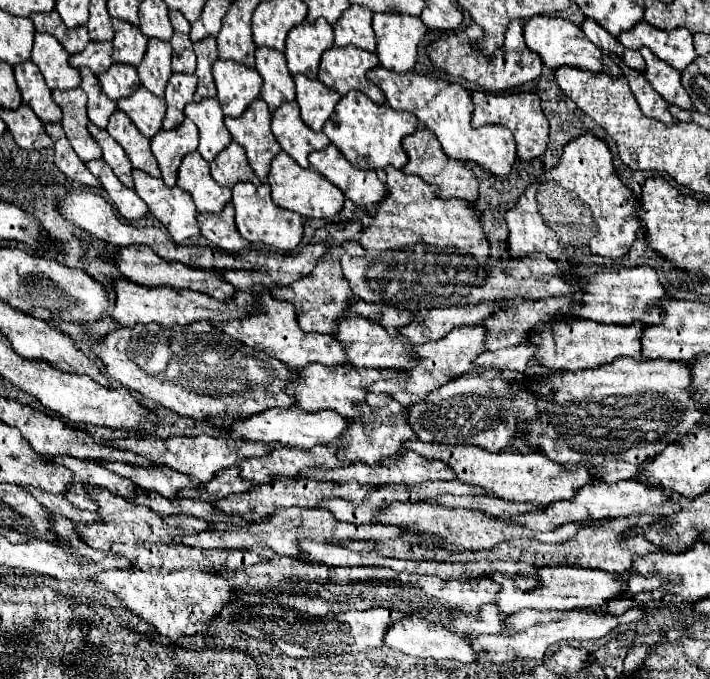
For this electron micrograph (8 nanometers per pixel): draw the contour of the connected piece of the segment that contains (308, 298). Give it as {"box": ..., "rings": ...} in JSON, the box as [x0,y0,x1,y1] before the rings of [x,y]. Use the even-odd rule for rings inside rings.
{"box":[274,251,352,335],"rings":[[[340,251],[326,253],[316,263],[312,273],[304,275],[302,279],[298,279],[296,283],[292,283],[288,287],[276,289],[274,297],[278,297],[280,301],[290,301],[296,307],[296,315],[298,315],[298,323],[300,323],[302,331],[318,331],[318,333],[334,335],[334,327],[338,327],[338,319],[342,319],[352,305],[352,289],[350,289],[346,277],[342,275]]]}

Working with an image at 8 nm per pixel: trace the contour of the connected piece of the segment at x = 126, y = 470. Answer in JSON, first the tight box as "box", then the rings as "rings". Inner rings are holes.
{"box":[102,461,198,499],"rings":[[[112,461],[112,463],[102,463],[106,467],[110,467],[110,471],[130,477],[138,487],[160,493],[168,499],[176,499],[180,489],[194,489],[198,487],[198,483],[194,483],[190,477],[170,469],[170,467],[154,467],[154,469],[144,469],[138,465],[128,465],[128,463],[120,463],[120,461]]]}

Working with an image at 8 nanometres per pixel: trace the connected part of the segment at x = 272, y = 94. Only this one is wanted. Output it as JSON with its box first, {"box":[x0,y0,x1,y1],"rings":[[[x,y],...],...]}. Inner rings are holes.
{"box":[256,47,294,111],"rings":[[[266,47],[256,49],[256,71],[264,79],[260,97],[268,103],[270,111],[276,111],[286,101],[294,101],[294,81],[286,67],[284,53]]]}

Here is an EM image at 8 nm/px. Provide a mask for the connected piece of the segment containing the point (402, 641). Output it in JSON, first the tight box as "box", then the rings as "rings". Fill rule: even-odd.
{"box":[384,617,474,663],"rings":[[[406,617],[402,621],[394,621],[388,631],[386,631],[386,637],[384,637],[384,643],[388,647],[394,647],[394,649],[400,649],[402,653],[412,653],[416,657],[432,657],[432,659],[458,659],[458,661],[464,661],[464,663],[470,663],[474,661],[474,649],[470,647],[470,643],[466,643],[466,635],[462,633],[456,633],[456,631],[450,631],[446,627],[438,627],[438,625],[432,625],[424,619],[414,619],[412,617]]]}

